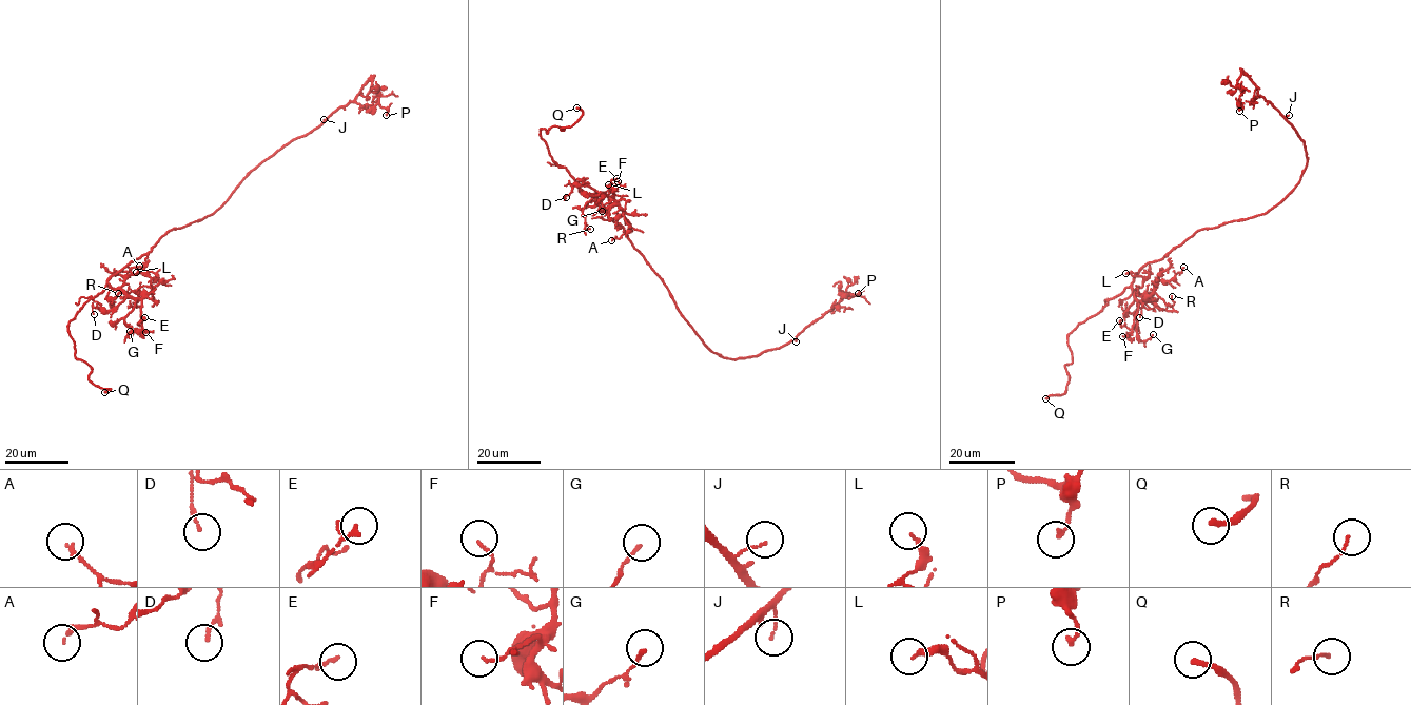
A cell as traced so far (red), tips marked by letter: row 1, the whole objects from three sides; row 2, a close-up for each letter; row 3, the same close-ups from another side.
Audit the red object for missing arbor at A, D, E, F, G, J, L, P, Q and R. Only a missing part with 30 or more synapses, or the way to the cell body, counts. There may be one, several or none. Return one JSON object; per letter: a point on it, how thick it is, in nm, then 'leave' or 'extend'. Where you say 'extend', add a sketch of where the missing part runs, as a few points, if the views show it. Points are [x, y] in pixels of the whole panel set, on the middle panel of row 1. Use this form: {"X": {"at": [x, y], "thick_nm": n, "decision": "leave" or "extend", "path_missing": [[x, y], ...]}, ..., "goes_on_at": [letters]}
{"A": {"at": [611, 240], "thick_nm": 140, "decision": "leave"}, "D": {"at": [566, 197], "thick_nm": 110, "decision": "leave"}, "E": {"at": [616, 178], "thick_nm": 120, "decision": "leave"}, "F": {"at": [618, 181], "thick_nm": 100, "decision": "leave"}, "G": {"at": [602, 211], "thick_nm": 140, "decision": "leave"}, "J": {"at": [796, 341], "thick_nm": 90, "decision": "leave"}, "L": {"at": [608, 184], "thick_nm": 180, "decision": "leave"}, "P": {"at": [858, 293], "thick_nm": 170, "decision": "leave"}, "Q": {"at": [576, 108], "thick_nm": 240, "decision": "extend", "path_missing": [[576, 108], [566, 90], [566, 70]]}, "R": {"at": [590, 229], "thick_nm": 100, "decision": "leave"}, "goes_on_at": ["Q"]}

